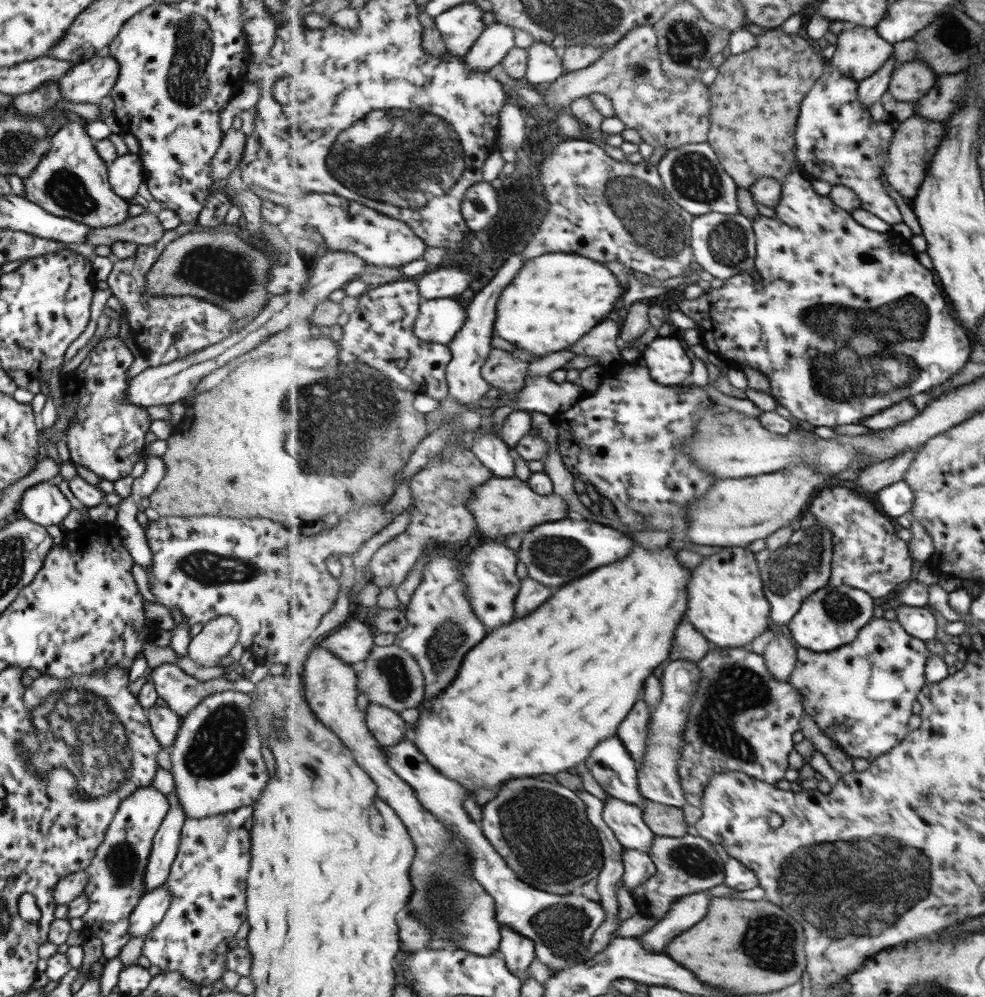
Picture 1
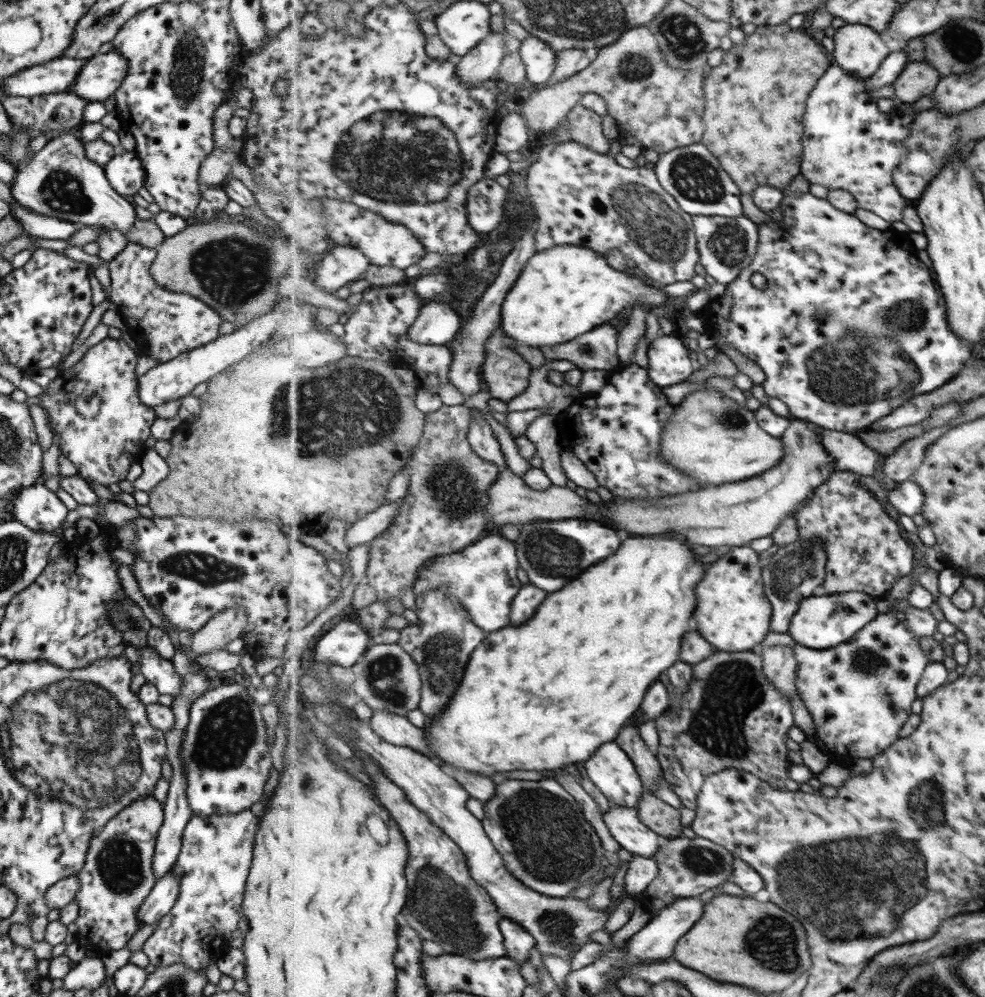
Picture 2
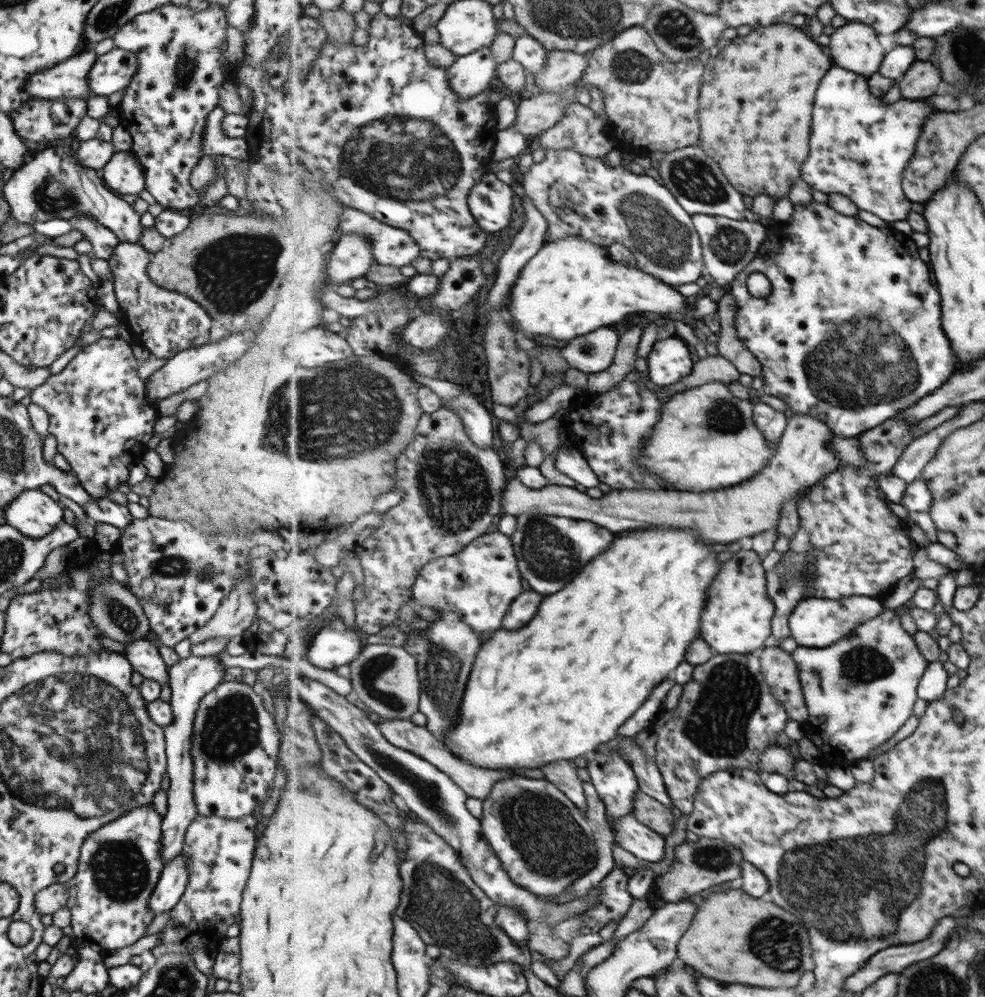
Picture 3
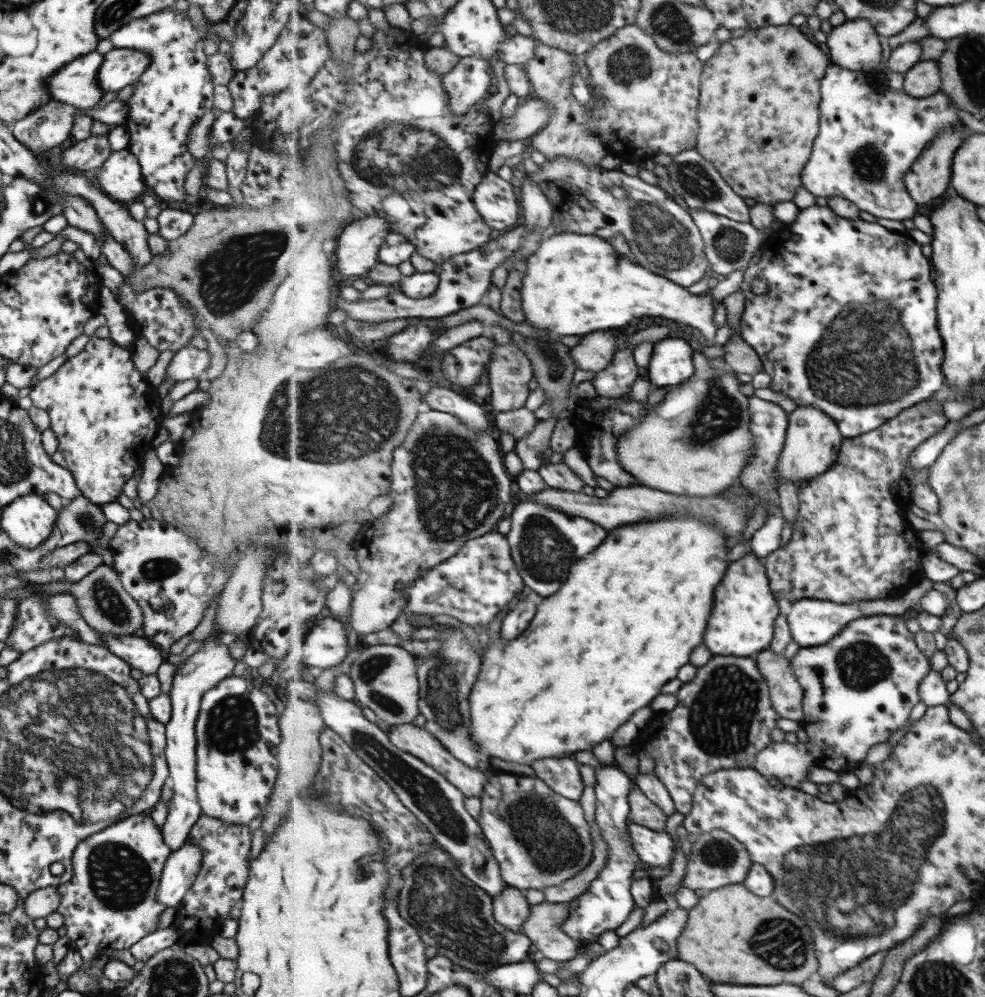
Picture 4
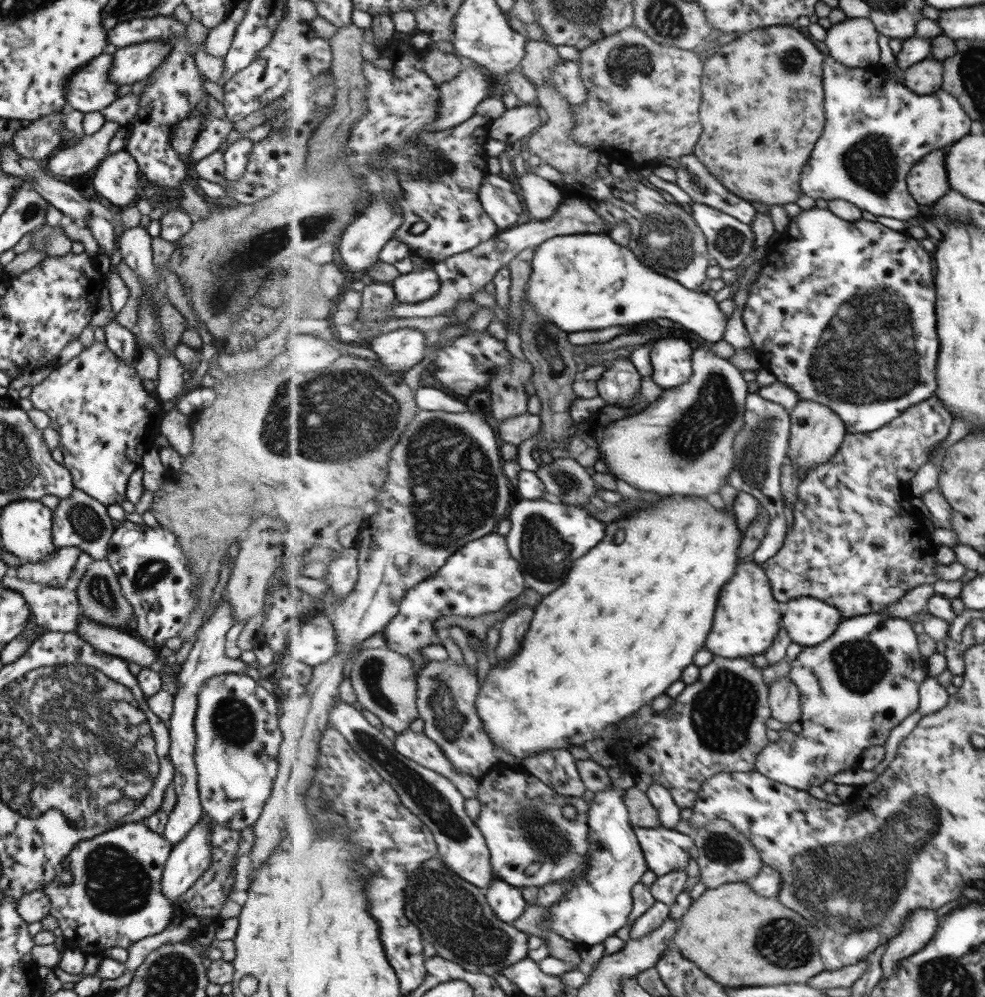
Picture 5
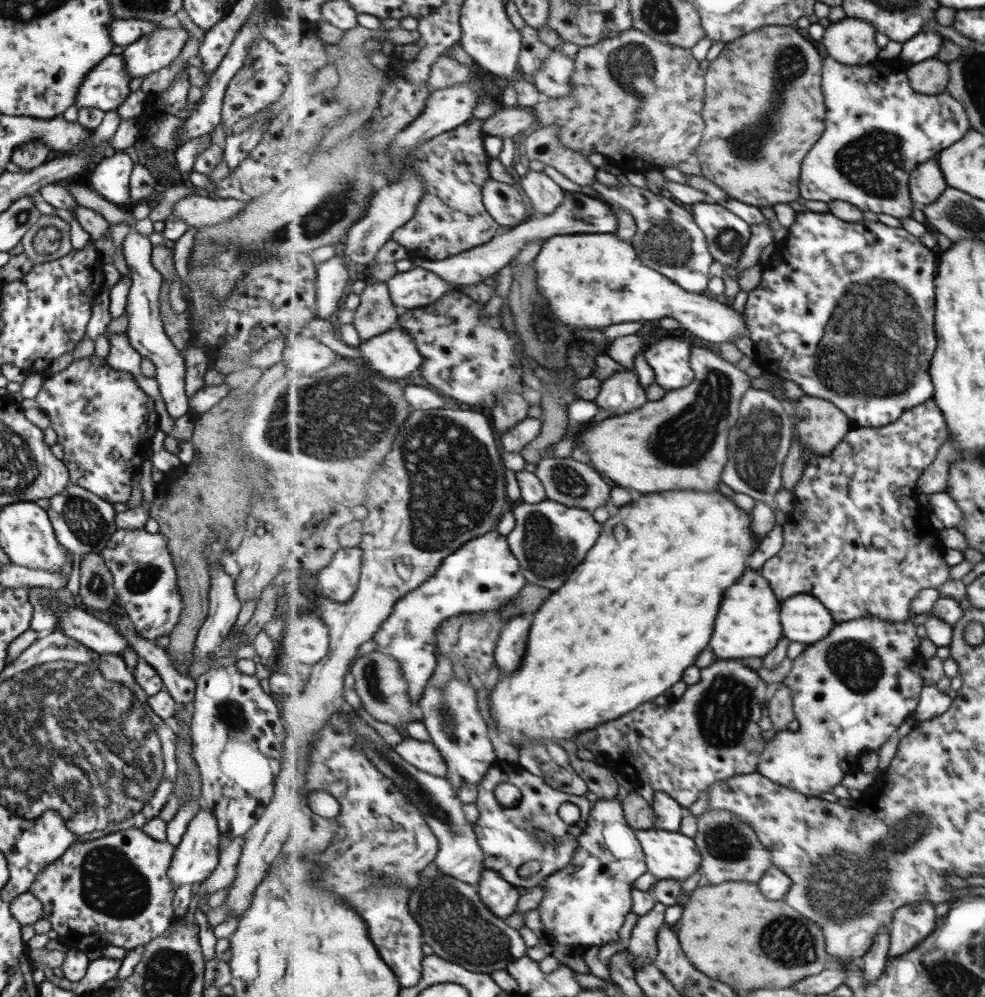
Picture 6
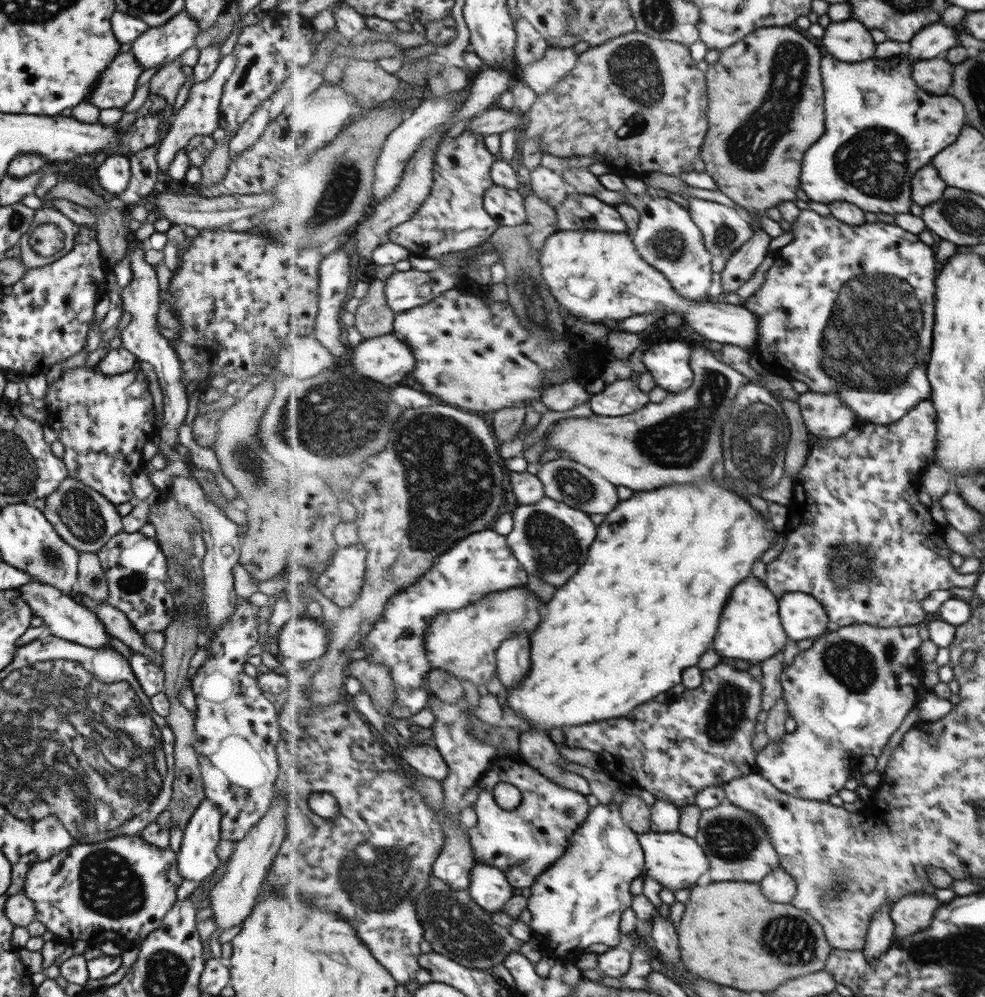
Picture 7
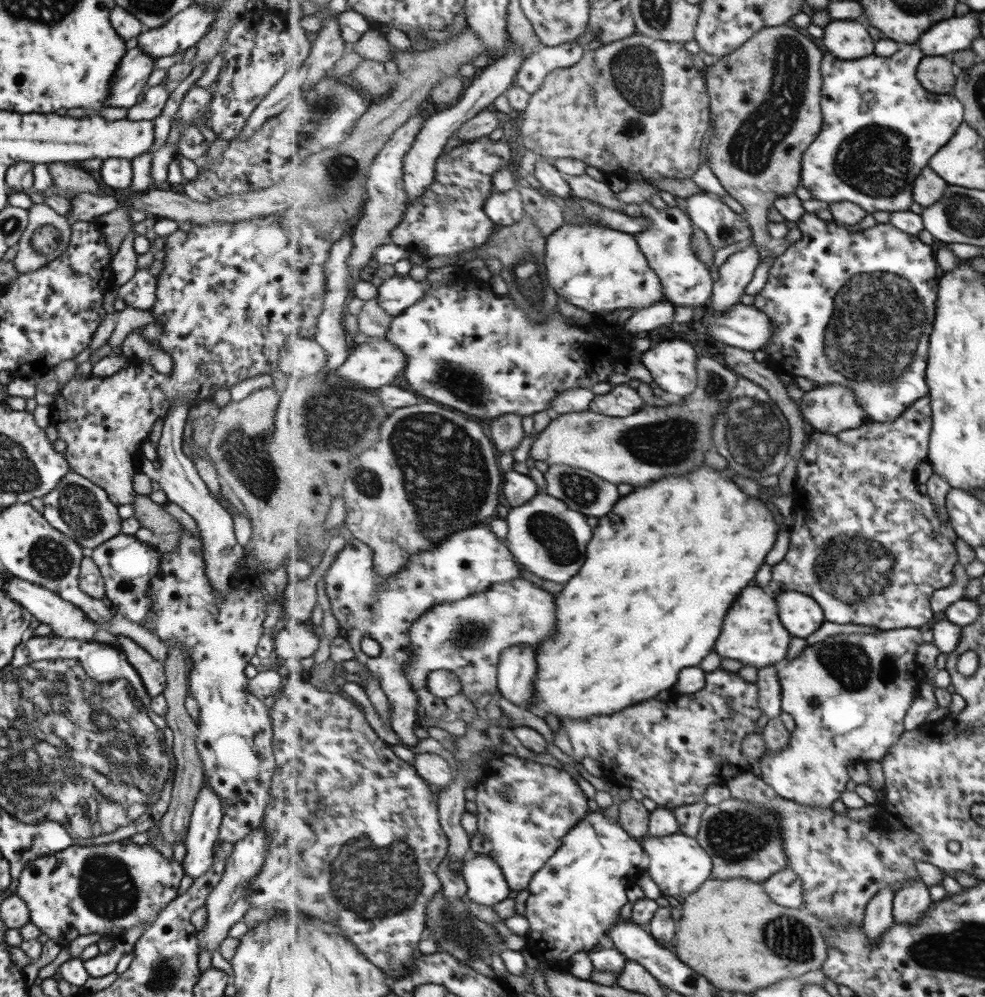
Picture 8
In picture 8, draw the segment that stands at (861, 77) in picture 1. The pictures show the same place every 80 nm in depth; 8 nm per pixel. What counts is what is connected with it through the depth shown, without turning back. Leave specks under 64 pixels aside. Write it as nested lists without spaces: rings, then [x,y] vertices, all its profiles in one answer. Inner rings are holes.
[[[855,20],[832,21],[822,38],[825,48],[837,58],[857,60],[875,52],[875,41],[867,28]]]

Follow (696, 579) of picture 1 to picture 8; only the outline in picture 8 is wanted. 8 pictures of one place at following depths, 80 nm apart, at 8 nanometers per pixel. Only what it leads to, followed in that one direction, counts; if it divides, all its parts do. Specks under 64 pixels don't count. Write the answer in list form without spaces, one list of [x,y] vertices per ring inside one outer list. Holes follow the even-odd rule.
[[[749,586],[741,598],[737,598],[737,606],[729,610],[729,618],[725,618],[725,630],[721,634],[721,642],[717,642],[717,652],[725,658],[741,660],[743,665],[754,666],[758,670],[785,663],[789,646],[791,634],[779,620],[776,596],[768,588],[765,592],[759,586]]]

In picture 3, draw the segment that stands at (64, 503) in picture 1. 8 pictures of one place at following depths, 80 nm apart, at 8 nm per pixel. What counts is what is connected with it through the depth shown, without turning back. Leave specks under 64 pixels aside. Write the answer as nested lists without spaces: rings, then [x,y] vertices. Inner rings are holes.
[[[39,488],[24,490],[3,508],[5,523],[31,538],[41,538],[63,520],[63,511]]]

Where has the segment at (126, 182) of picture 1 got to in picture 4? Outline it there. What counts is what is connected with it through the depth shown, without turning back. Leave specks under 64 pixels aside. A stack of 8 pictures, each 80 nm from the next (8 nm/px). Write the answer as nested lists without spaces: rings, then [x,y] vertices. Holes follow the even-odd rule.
[[[126,148],[112,151],[92,177],[109,198],[122,203],[146,191],[139,163]]]

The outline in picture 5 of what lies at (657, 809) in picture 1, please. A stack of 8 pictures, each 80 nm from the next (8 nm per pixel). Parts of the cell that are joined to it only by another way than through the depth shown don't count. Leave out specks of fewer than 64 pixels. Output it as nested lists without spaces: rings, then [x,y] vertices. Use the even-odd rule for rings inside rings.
[[[631,788],[631,790],[627,792],[627,796],[625,796],[625,804],[629,806],[630,821],[634,827],[657,828],[662,826],[660,811],[657,810],[657,807],[651,802],[647,792],[643,793],[639,788]]]

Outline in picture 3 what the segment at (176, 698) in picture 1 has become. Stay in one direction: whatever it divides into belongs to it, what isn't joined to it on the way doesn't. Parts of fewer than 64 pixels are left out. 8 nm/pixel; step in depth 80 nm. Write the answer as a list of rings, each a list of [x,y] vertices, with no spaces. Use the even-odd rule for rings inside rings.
[[[148,638],[124,643],[122,654],[129,661],[132,670],[141,674],[144,679],[156,680],[160,686],[165,679],[168,680],[168,666],[161,661],[157,645]]]

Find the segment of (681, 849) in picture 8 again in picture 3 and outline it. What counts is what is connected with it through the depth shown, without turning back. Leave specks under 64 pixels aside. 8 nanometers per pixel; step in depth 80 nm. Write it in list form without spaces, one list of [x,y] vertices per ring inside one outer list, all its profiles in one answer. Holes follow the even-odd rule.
[[[633,813],[611,822],[616,843],[641,861],[661,862],[665,858],[665,837],[645,826]]]

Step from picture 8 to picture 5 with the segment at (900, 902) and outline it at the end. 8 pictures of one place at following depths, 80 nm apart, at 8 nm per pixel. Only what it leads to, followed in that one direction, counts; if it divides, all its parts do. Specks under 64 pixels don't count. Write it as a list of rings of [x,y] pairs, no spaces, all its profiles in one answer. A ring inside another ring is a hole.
[[[920,908],[912,911],[902,926],[901,932],[888,942],[882,958],[883,980],[893,978],[903,959],[923,950],[941,926],[941,917],[935,910]]]

